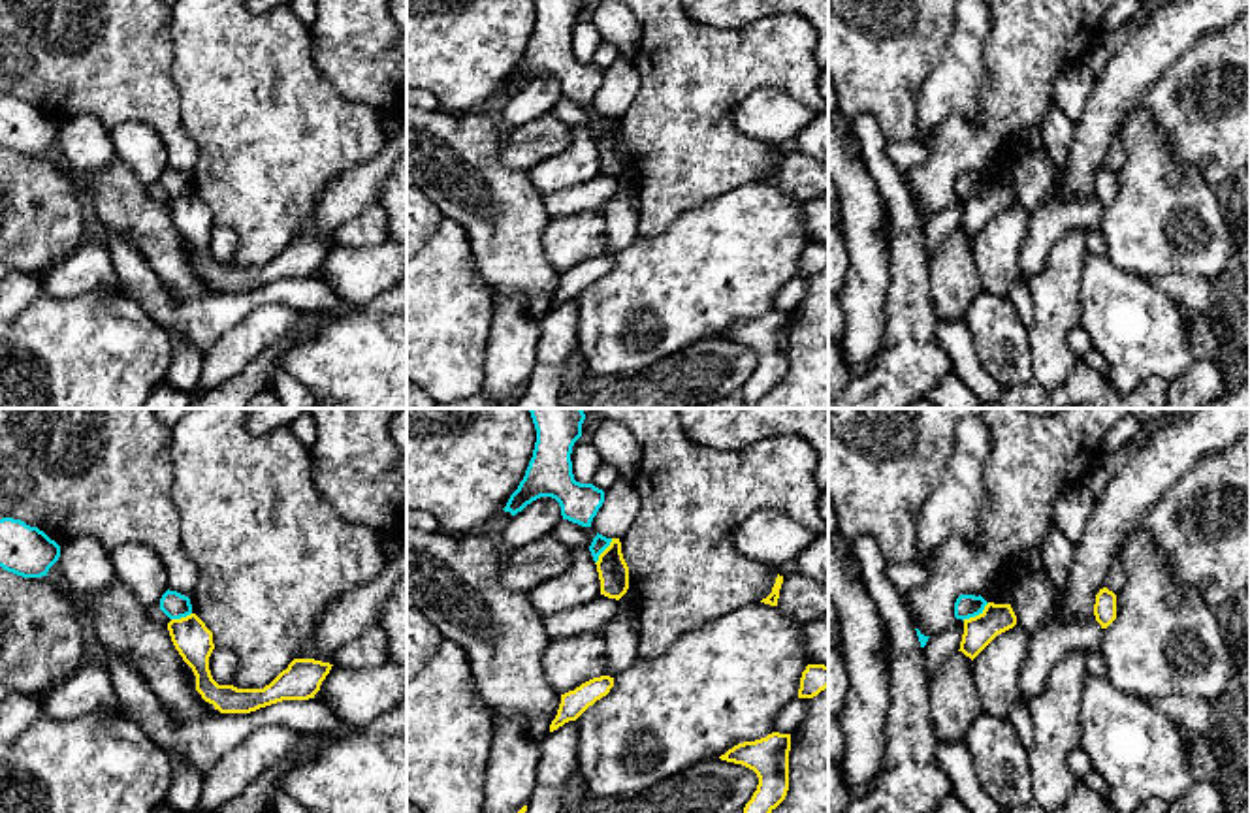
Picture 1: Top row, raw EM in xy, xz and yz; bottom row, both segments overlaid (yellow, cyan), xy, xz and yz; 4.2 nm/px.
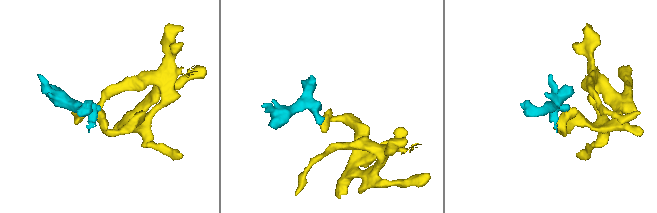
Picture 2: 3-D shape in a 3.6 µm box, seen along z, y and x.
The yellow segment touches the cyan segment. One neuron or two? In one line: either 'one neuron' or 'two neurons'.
two neurons

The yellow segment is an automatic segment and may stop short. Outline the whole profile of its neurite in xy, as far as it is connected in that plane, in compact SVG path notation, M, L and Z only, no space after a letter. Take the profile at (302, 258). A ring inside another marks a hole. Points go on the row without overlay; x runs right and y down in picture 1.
M190 192L181 198L171 198L168 209L175 228L196 254L196 269L220 292L250 292L282 279L314 277L333 245L314 237L294 237L288 247L264 267L218 263L209 248L209 235L215 222L213 211L205 201L196 192Z

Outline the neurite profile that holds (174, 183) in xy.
M168 167L160 177L160 188L169 198L181 198L192 192L192 183L188 175Z

